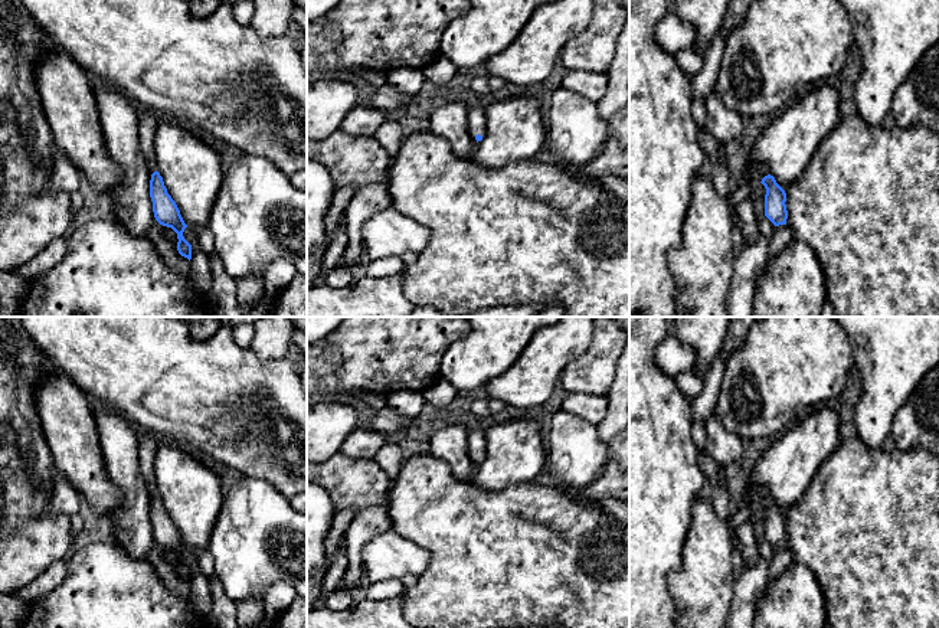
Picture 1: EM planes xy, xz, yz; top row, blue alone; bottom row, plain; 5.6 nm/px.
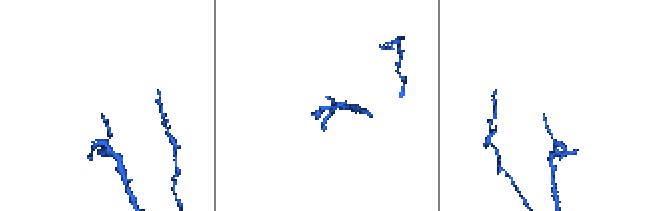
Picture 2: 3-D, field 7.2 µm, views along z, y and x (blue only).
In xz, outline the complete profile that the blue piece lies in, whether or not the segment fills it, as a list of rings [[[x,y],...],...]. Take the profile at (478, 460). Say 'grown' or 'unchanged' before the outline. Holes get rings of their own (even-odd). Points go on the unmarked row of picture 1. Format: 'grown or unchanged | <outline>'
grown | [[[485,431],[467,432],[468,455],[475,465],[481,464],[487,455]]]

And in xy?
grown | [[[138,431],[138,464],[151,497],[150,520],[153,524],[153,534],[160,547],[171,550],[177,556],[177,573],[190,583],[192,568],[183,559],[187,547],[184,546],[176,524],[167,516],[154,480],[154,458],[158,442],[160,439],[156,435]]]

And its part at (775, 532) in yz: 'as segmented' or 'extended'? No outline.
extended

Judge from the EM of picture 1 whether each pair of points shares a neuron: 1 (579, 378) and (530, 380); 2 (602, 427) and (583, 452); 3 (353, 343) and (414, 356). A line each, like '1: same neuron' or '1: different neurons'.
1: different neurons
2: different neurons
3: same neuron

